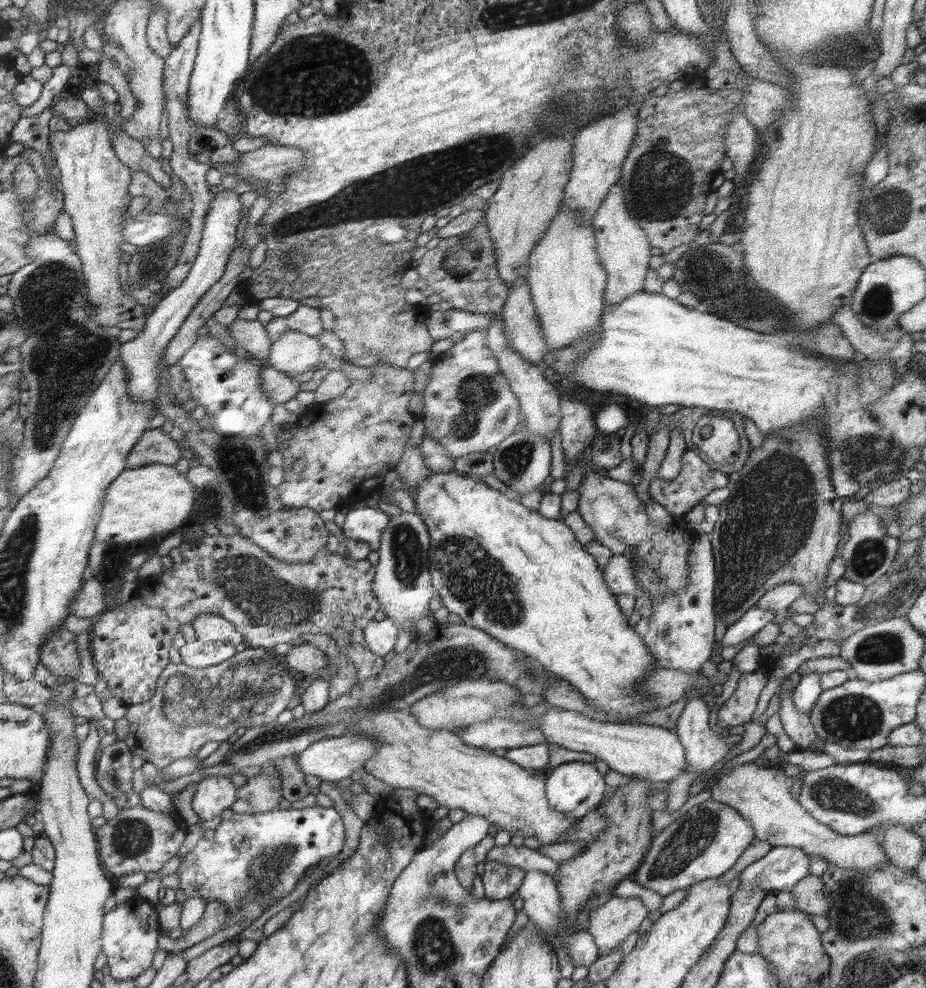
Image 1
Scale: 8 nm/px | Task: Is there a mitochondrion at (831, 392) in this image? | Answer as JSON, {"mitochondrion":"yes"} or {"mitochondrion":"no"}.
{"mitochondrion":"no"}

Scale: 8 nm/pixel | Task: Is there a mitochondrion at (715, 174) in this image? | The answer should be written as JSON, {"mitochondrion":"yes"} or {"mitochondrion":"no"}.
{"mitochondrion":"no"}

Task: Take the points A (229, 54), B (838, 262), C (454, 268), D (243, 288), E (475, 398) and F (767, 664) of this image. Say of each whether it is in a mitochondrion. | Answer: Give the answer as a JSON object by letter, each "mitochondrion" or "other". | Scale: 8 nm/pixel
{"A":"other","B":"other","C":"mitochondrion","D":"other","E":"mitochondrion","F":"other"}

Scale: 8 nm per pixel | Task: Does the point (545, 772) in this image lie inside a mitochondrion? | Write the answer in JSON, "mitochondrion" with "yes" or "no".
{"mitochondrion":"no"}

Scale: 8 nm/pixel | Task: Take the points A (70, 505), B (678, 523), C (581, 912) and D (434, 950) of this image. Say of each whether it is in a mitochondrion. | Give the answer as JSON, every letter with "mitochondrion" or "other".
{"A":"other","B":"other","C":"mitochondrion","D":"mitochondrion"}

